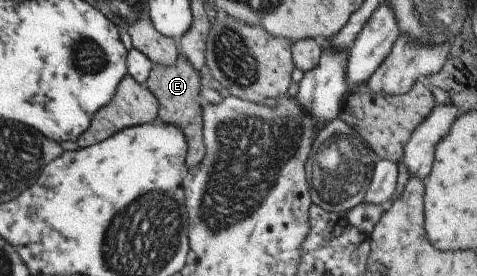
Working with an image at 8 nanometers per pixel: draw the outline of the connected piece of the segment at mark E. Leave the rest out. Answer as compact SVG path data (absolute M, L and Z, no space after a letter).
M181 54L174 66L154 65L145 84L161 101L159 119L165 123L178 125L185 132L189 140L189 153L187 154L189 168L197 167L205 159L207 153L203 120L204 98L200 95L200 88L202 88L204 82L202 74L193 65L193 62L190 62L186 55Z

